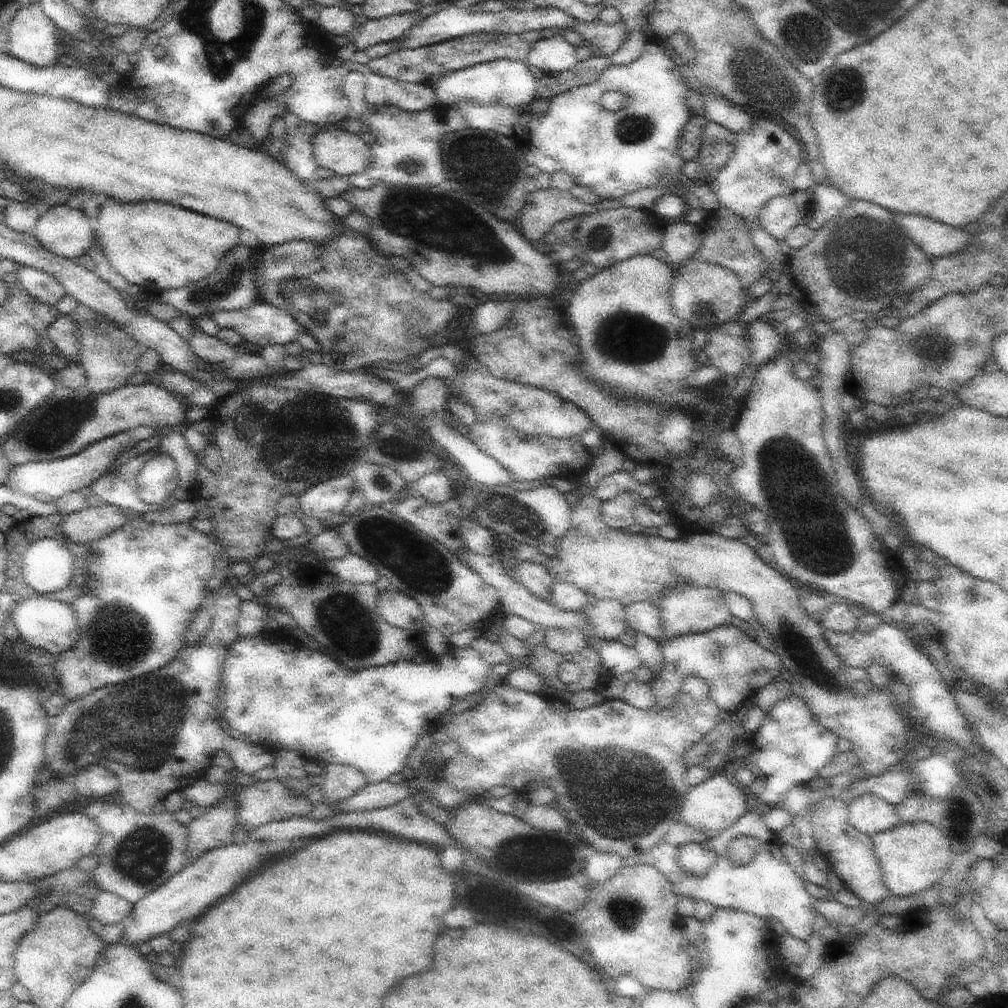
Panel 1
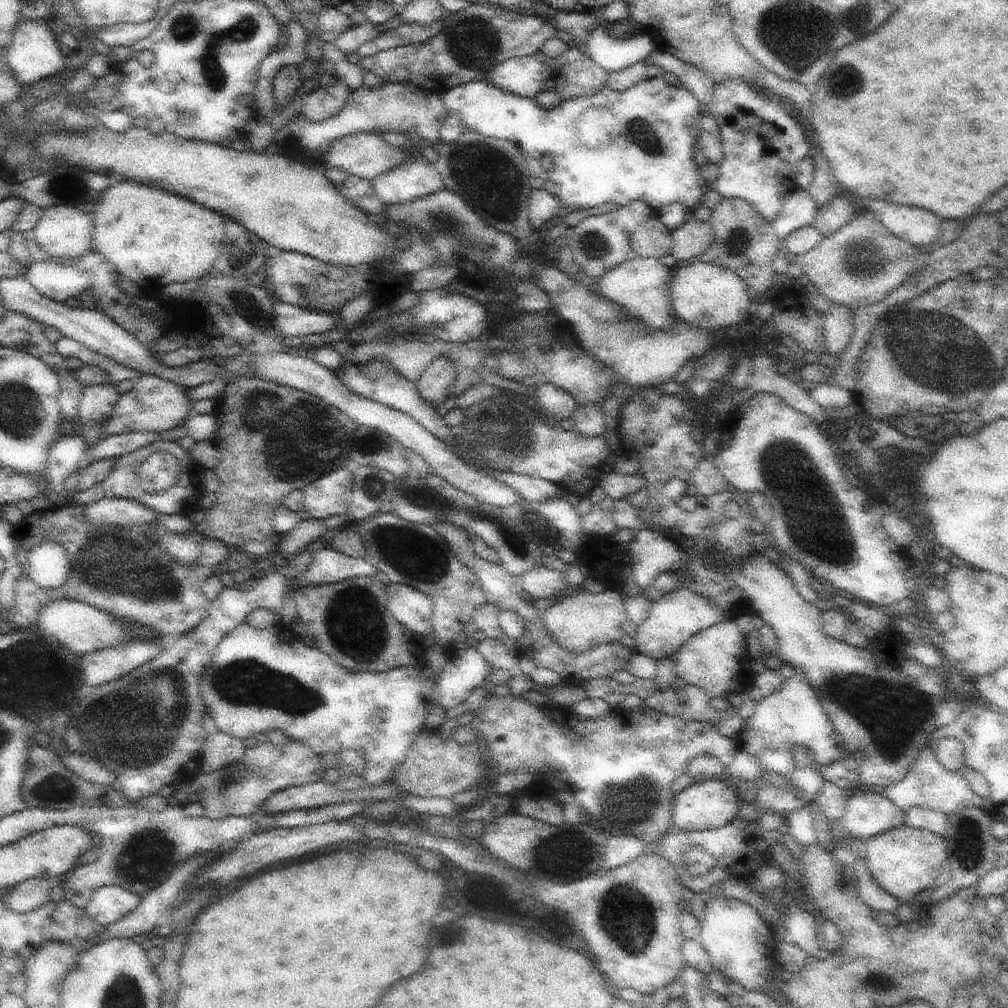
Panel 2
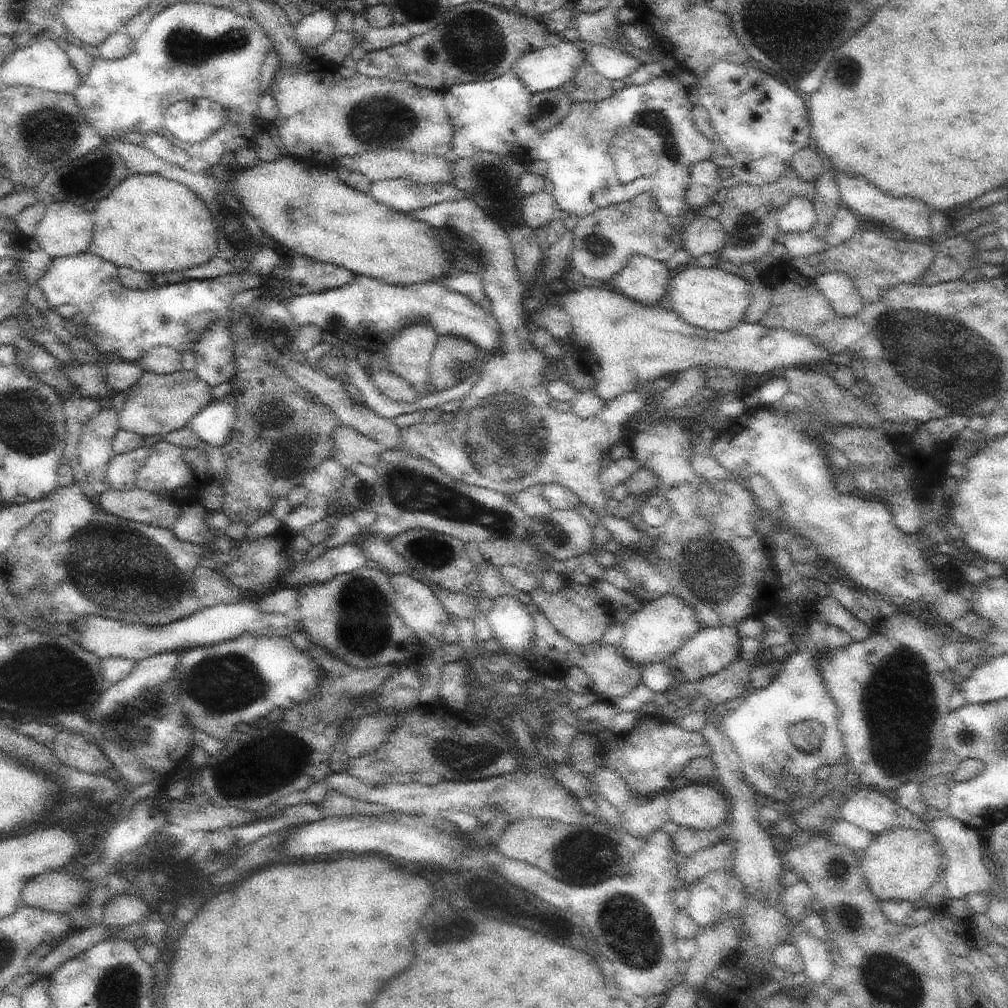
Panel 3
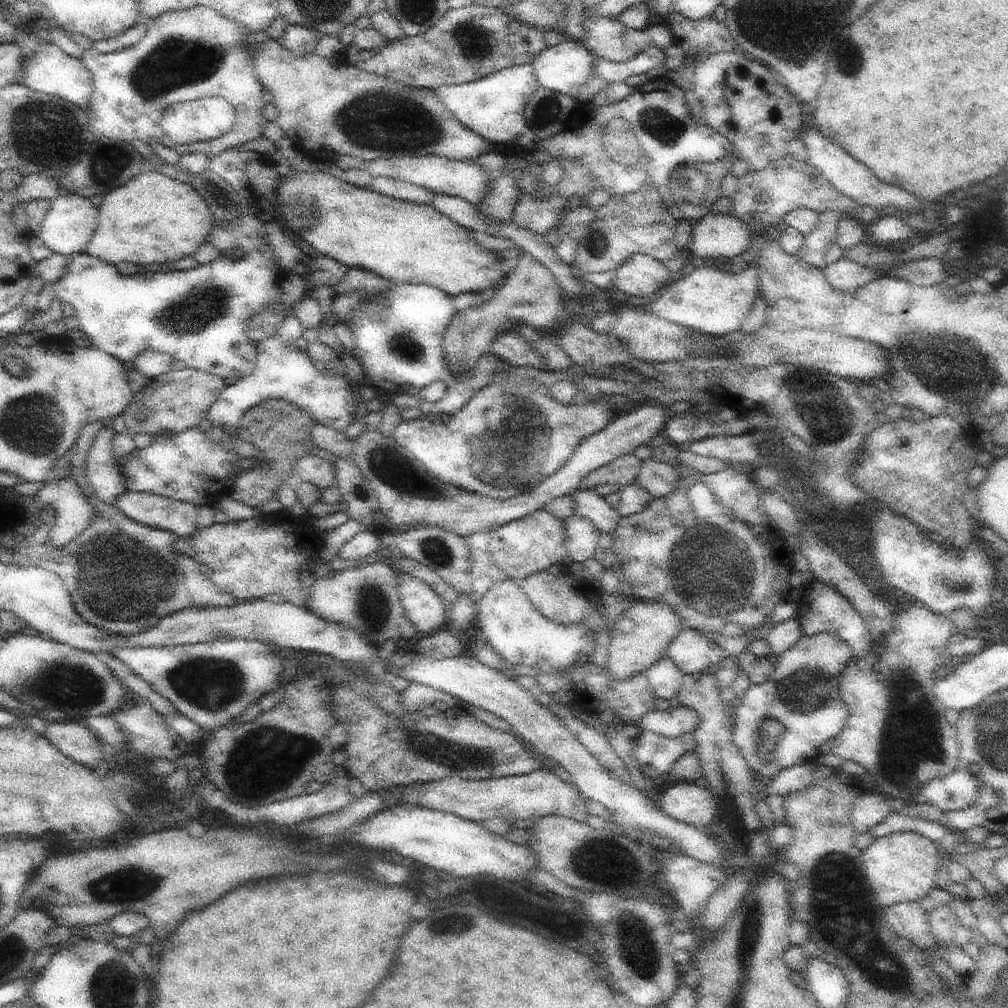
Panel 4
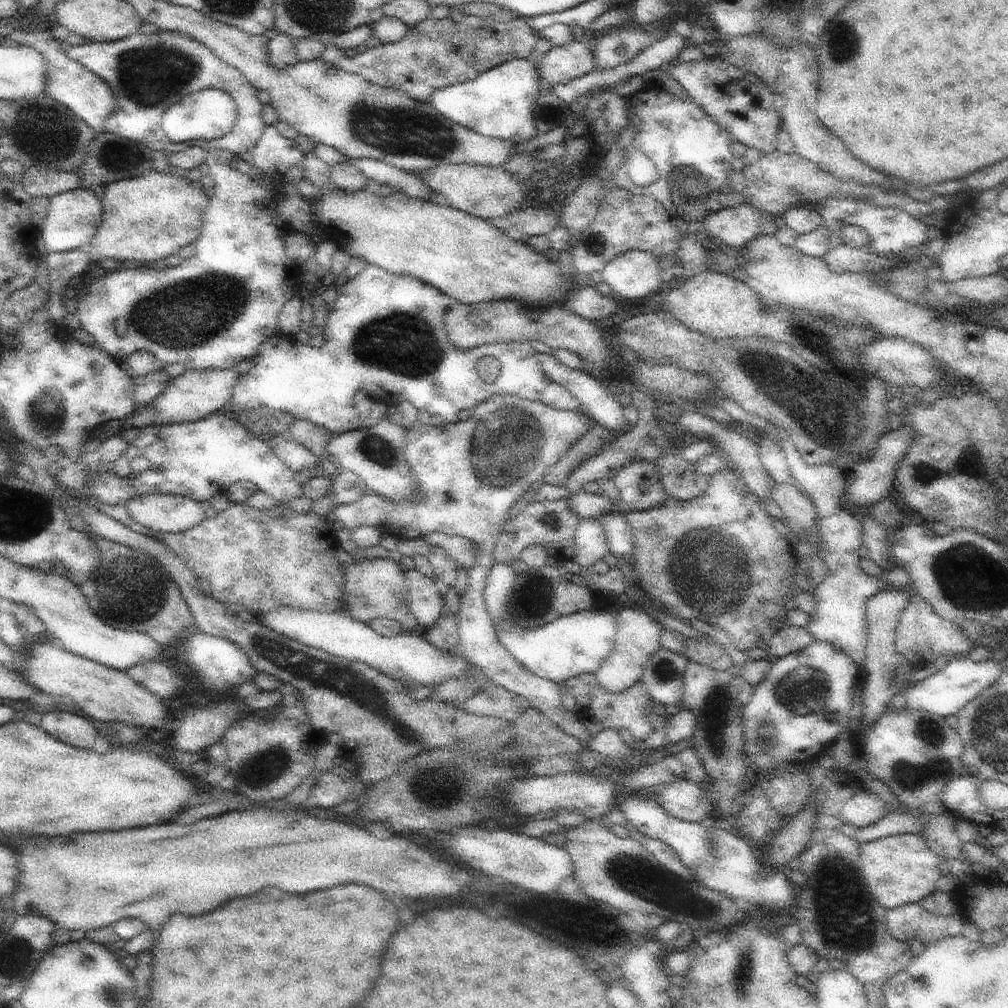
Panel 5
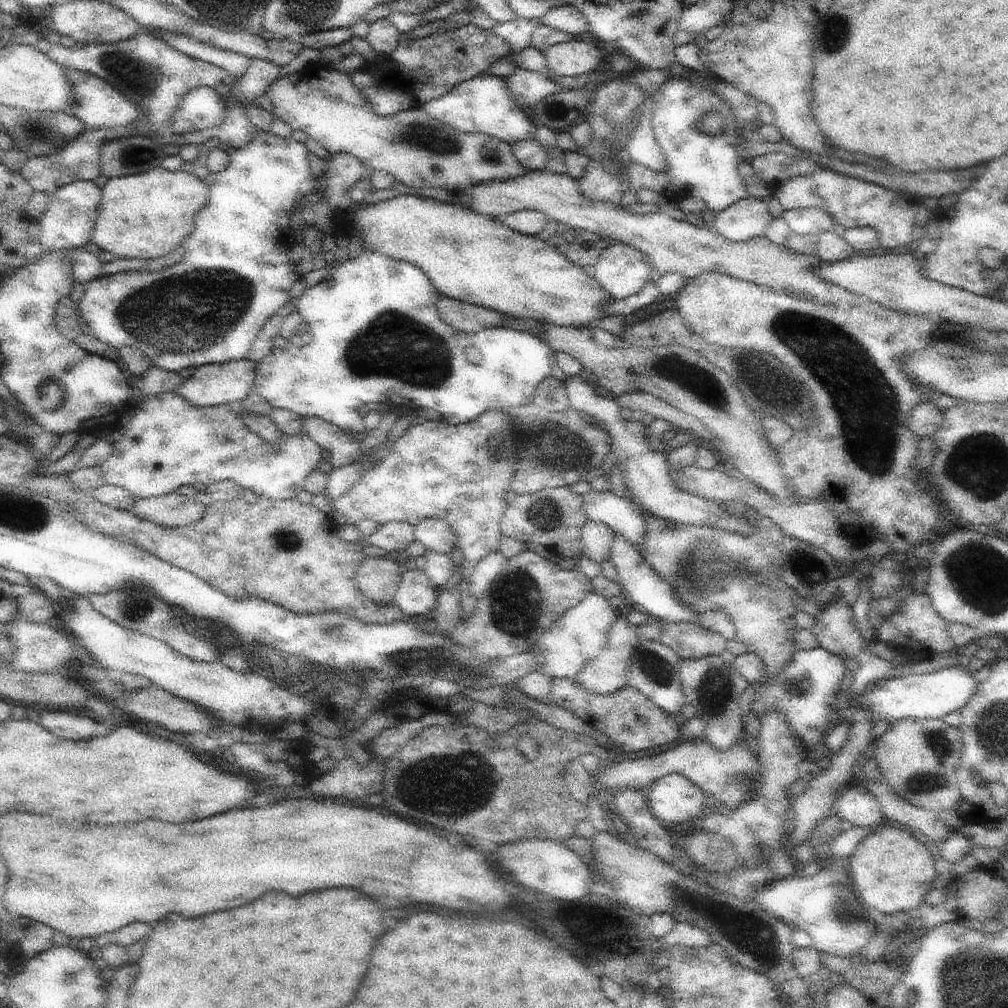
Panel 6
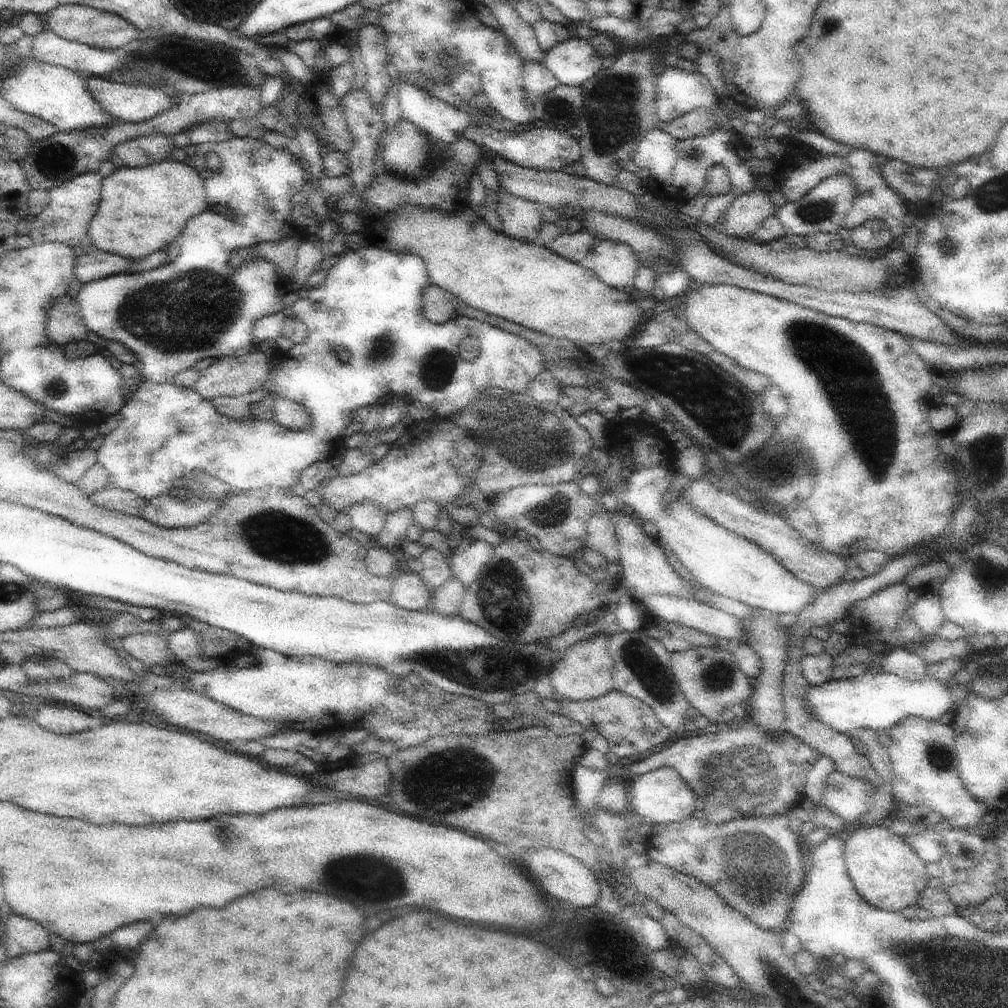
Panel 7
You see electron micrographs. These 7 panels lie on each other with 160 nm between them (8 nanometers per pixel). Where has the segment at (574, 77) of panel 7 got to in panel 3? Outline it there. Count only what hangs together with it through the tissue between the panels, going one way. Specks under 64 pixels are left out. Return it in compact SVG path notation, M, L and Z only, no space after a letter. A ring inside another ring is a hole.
M563 39L557 46L548 45L522 55L512 71L525 84L527 93L536 94L559 89L564 82L571 81L584 59L586 52Z

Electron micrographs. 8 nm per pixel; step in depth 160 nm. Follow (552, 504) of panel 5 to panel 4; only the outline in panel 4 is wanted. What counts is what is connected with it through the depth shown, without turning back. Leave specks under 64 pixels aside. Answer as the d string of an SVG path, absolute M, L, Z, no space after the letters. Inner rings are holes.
M544 509L513 520L489 534L489 553L492 560L519 585L533 574L547 571L554 564L561 564L567 554L563 543L563 522Z

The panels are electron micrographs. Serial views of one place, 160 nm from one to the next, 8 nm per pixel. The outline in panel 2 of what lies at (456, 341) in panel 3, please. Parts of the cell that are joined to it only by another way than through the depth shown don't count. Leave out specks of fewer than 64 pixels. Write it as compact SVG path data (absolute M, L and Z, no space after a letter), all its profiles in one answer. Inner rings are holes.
M439 356L422 373L416 386L420 396L437 409L440 404L444 404L454 395L457 384L458 376L455 366L446 357Z

